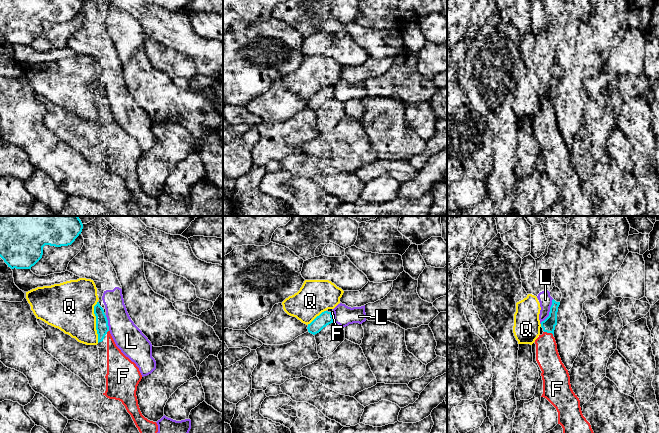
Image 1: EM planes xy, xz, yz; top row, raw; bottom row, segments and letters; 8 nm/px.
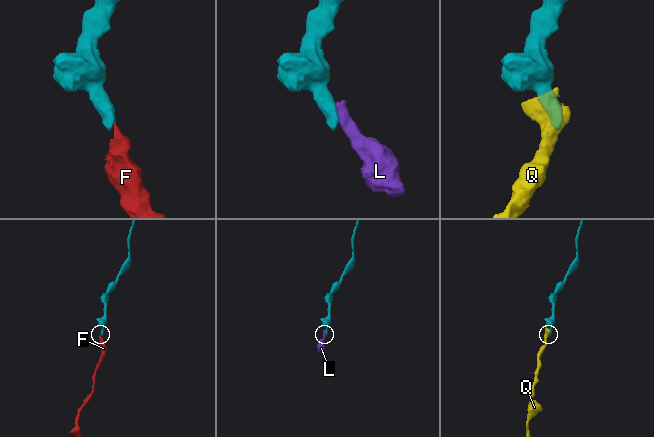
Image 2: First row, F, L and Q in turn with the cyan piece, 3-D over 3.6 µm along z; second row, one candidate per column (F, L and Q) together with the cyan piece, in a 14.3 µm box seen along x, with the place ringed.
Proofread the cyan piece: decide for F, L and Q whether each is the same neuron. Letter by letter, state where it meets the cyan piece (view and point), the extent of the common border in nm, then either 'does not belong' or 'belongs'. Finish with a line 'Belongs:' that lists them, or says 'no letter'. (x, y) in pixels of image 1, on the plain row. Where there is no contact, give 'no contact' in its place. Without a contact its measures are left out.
F: meets cyan in yz at (549, 108); contact 90 nm long; belongs
L: meets cyan in yz at (550, 87); contact 220 nm long; does not belong
Q: meets cyan in xy at (96, 98); contact 340 nm long; does not belong
Belongs: F

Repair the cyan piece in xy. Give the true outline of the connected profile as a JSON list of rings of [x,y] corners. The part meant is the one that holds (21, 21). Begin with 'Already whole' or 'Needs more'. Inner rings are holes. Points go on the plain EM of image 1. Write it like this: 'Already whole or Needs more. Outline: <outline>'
Already whole. Outline: [[[0,0],[0,33],[11,45],[31,45],[42,34],[45,21],[71,21],[82,5],[83,0]]]

